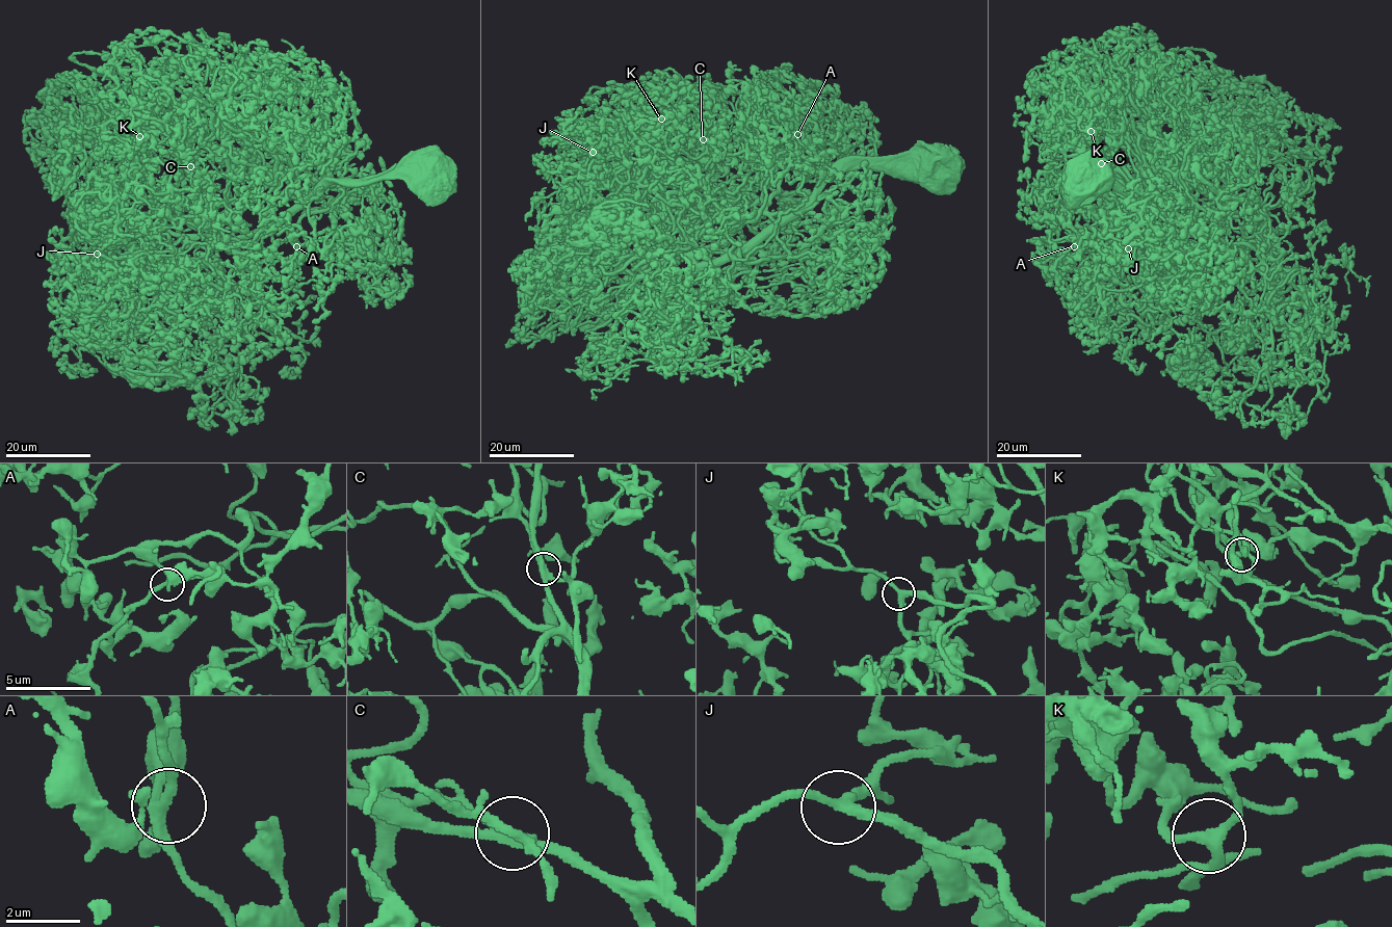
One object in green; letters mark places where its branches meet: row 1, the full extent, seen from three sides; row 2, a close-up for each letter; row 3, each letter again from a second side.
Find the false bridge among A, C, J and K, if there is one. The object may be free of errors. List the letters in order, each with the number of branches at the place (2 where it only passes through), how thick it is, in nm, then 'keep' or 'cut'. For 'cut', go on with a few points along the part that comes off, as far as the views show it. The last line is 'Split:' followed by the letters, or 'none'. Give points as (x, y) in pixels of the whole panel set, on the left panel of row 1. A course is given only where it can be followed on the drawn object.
A: 3 branches meet; 280 nm thick; keep
C: 3 branches meet; 280 nm thick; keep
J: 3 branches meet; 240 nm thick; keep
K: 3 branches meet; 280 nm thick; keep
Split: none

